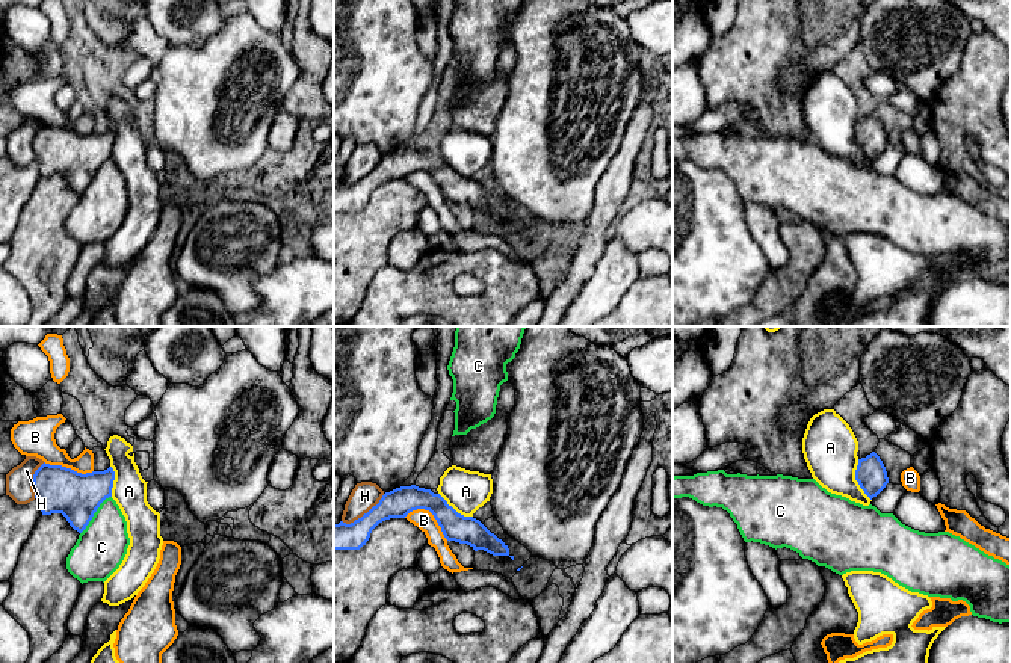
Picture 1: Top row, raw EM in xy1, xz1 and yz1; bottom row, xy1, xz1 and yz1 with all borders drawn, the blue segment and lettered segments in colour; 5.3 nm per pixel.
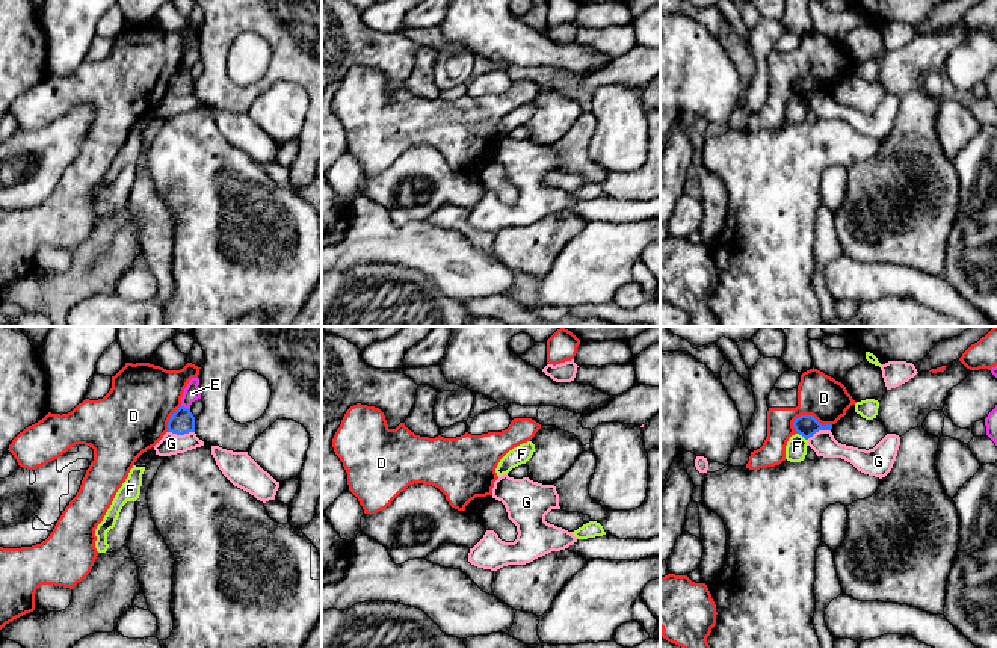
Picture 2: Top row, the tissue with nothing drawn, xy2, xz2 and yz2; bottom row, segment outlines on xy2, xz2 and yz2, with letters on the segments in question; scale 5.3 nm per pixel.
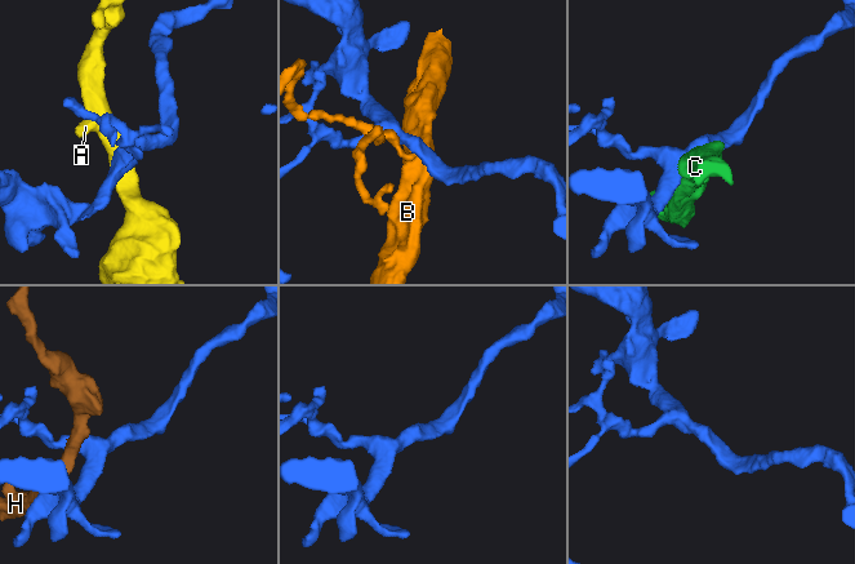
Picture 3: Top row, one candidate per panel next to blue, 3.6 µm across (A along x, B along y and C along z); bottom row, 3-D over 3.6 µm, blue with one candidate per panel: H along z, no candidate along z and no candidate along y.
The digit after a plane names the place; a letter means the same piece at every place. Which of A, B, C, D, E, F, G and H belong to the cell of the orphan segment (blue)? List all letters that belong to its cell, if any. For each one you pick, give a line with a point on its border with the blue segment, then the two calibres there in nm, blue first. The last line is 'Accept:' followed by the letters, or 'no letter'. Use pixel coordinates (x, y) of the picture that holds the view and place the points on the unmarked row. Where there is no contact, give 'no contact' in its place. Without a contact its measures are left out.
G: contact xy2 (182, 95); calibres 130 and 110 nm
Accept: G

